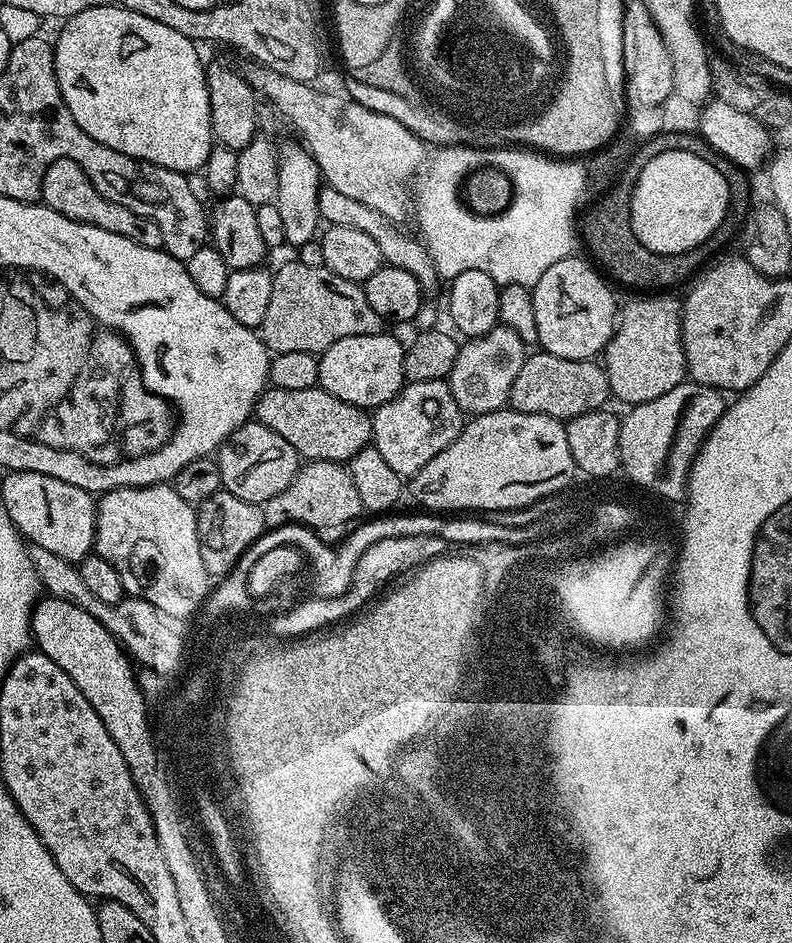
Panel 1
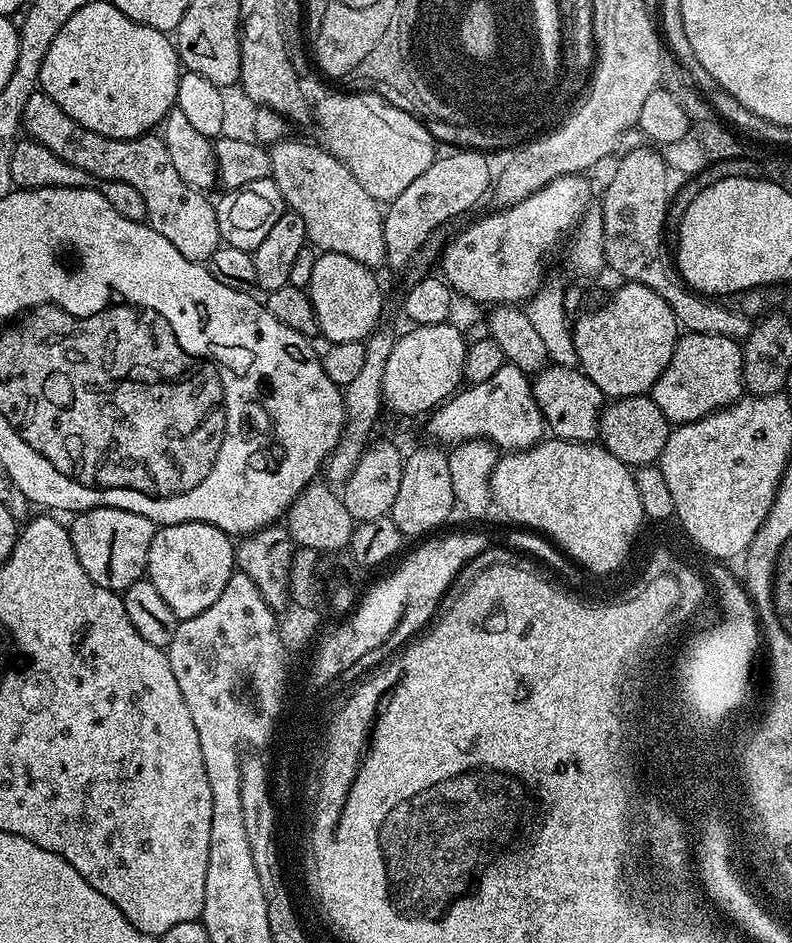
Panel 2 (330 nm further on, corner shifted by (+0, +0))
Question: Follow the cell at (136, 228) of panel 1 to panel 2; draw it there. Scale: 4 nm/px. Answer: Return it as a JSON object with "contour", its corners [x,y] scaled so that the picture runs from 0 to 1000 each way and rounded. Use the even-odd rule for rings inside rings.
{"contour":[[[34,146],[21,147],[18,168],[13,168],[13,189],[21,200],[33,199],[117,199],[154,231],[164,231],[178,235],[186,234],[184,213],[179,211],[179,206],[169,201],[169,197],[163,197],[159,193],[144,193],[143,191],[130,191],[109,180],[98,180],[98,176],[88,176],[73,163],[58,159],[58,155],[49,153],[47,148]]]}

